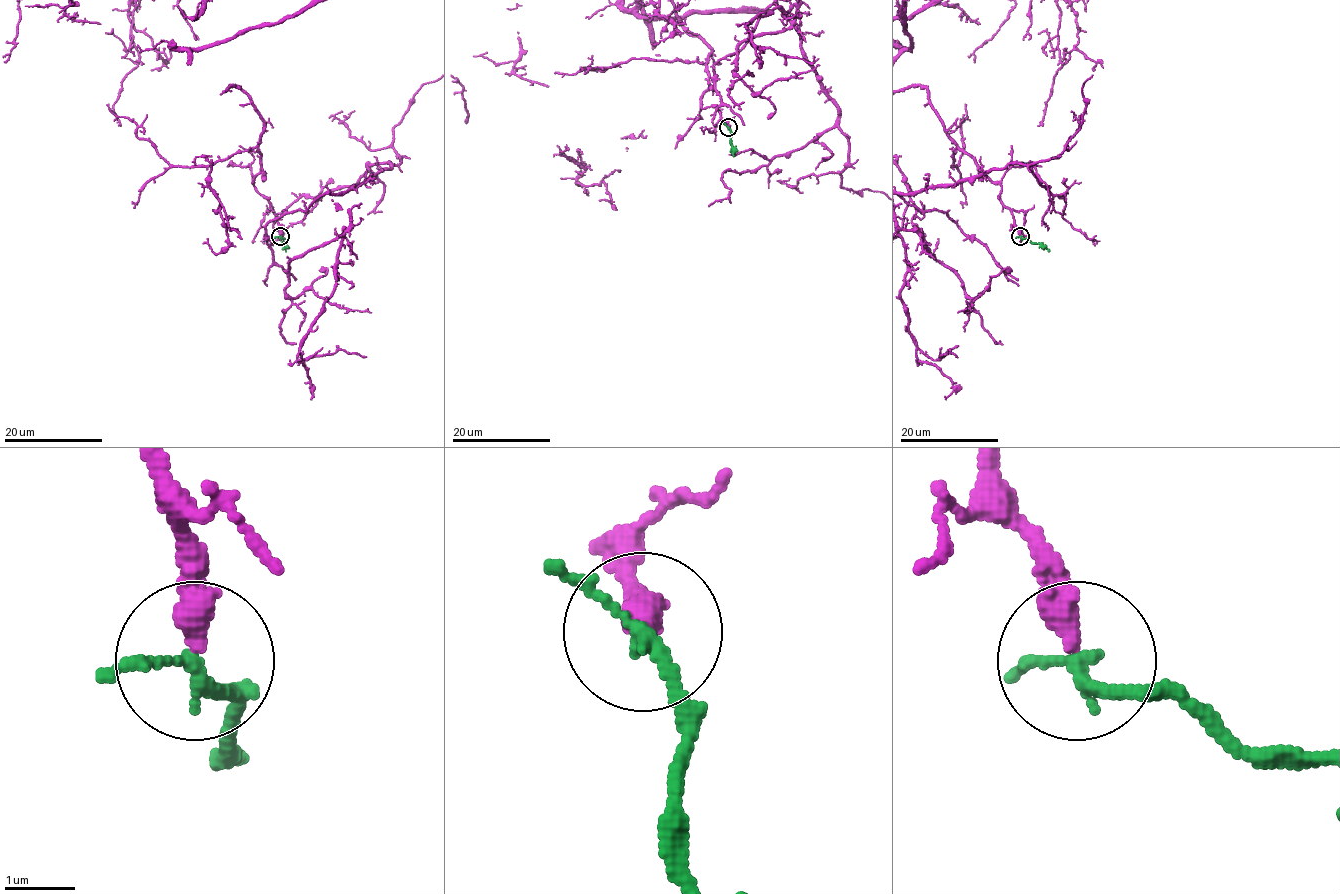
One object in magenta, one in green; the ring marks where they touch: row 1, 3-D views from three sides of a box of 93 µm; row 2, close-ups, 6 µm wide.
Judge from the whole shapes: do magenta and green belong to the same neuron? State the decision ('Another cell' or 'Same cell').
Same cell

